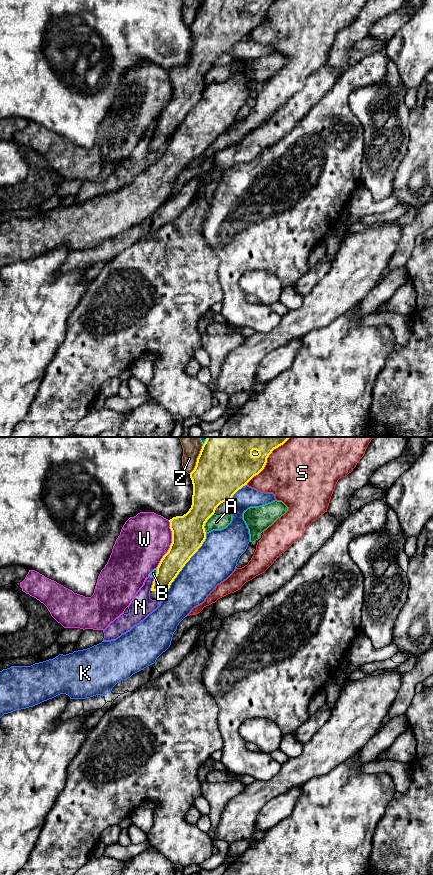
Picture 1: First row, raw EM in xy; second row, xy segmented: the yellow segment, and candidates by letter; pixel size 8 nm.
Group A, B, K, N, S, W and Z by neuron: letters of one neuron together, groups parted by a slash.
A W / B N / K / S / Z

